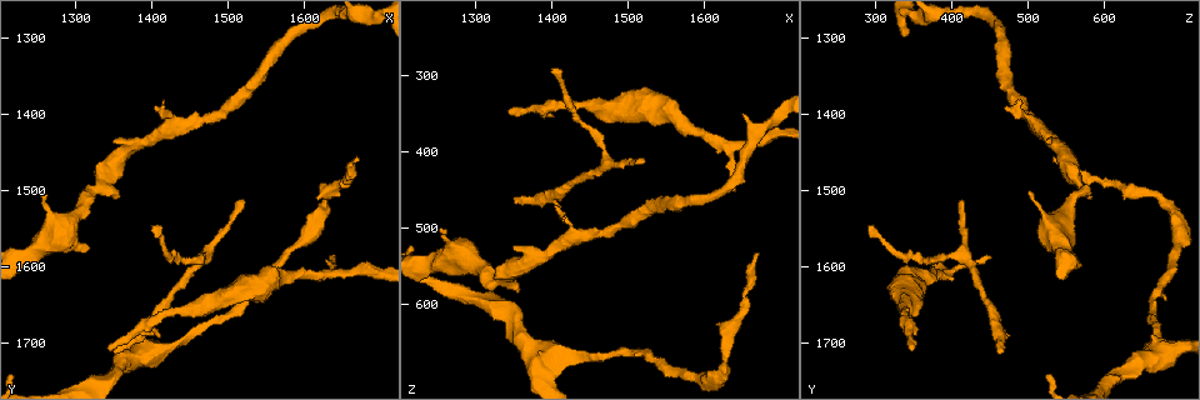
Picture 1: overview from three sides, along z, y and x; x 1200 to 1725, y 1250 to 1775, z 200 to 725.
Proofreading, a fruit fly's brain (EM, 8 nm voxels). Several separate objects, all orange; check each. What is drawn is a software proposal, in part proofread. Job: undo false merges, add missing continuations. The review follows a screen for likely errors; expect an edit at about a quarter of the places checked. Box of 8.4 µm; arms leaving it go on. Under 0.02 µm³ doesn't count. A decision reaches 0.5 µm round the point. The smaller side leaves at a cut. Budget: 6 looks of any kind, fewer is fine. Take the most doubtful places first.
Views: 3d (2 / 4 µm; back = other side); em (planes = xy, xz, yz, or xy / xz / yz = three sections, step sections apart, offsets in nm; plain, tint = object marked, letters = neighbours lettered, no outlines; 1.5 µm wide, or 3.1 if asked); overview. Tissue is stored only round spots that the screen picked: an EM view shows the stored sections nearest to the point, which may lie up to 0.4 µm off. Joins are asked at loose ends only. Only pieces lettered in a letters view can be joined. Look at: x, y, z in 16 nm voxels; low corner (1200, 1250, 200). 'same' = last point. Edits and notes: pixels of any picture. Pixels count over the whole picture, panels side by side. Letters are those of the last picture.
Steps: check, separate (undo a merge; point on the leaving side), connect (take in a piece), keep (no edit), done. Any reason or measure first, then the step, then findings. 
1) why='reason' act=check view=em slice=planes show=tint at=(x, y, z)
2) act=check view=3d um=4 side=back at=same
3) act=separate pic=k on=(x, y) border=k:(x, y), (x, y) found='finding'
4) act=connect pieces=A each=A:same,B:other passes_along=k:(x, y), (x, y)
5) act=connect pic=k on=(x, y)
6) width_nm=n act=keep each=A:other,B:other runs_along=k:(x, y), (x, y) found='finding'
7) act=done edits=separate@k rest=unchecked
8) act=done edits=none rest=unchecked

why='long arm stops here' act=check view=em slice=xz step=4 show=letters at=(1350, 1715, 460)

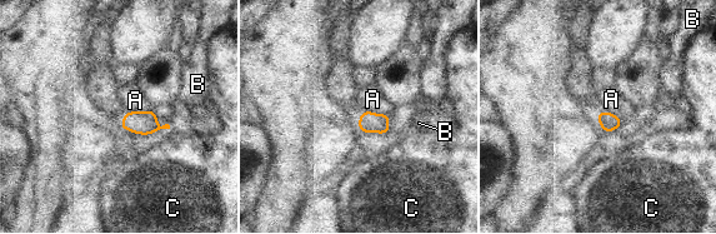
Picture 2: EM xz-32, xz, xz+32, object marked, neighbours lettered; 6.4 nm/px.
why='cut it another way' act=check view=em slice=planes show=letters at=same

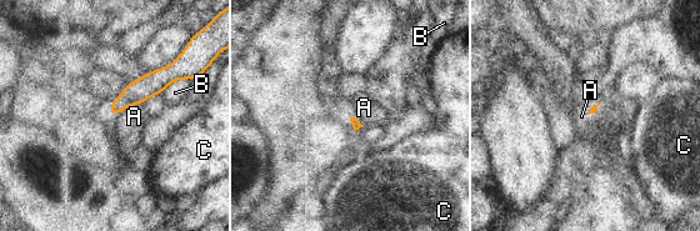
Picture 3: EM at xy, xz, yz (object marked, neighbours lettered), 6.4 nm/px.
act=keep each=A:other,B:other,C:other border=3:(141, 103), (129, 105), (111, 115) found='no lettered piece goes on from it'

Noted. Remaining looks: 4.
why='an open end' act=check view=3d um=4 at=(1405, 1550, 295)

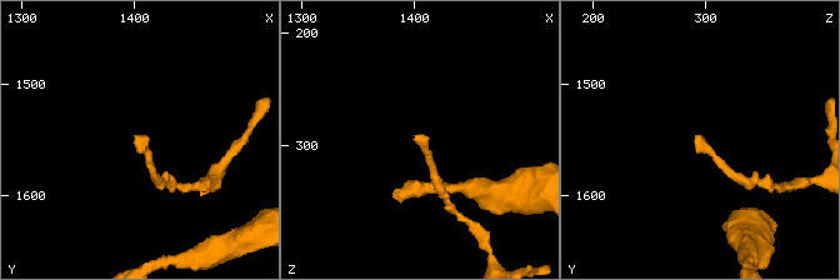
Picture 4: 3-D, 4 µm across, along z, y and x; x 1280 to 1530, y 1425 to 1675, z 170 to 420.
why='now the EM' act=check view=em slice=xy step=8 show=letters at=(1402, 1546, 290)

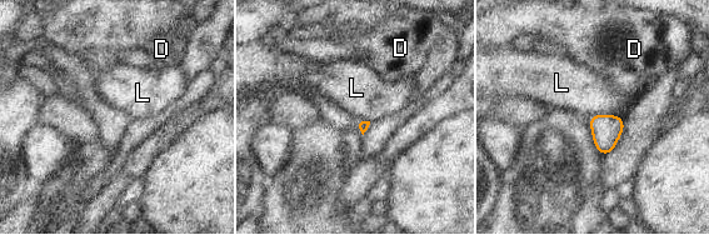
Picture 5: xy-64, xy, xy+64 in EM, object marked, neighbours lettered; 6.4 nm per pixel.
act=keep each=D:other,L:other border=5:(590, 114), (615, 114), (622, 118) found='none of them fits'

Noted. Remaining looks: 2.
act=done edits=none rest=unchecked

